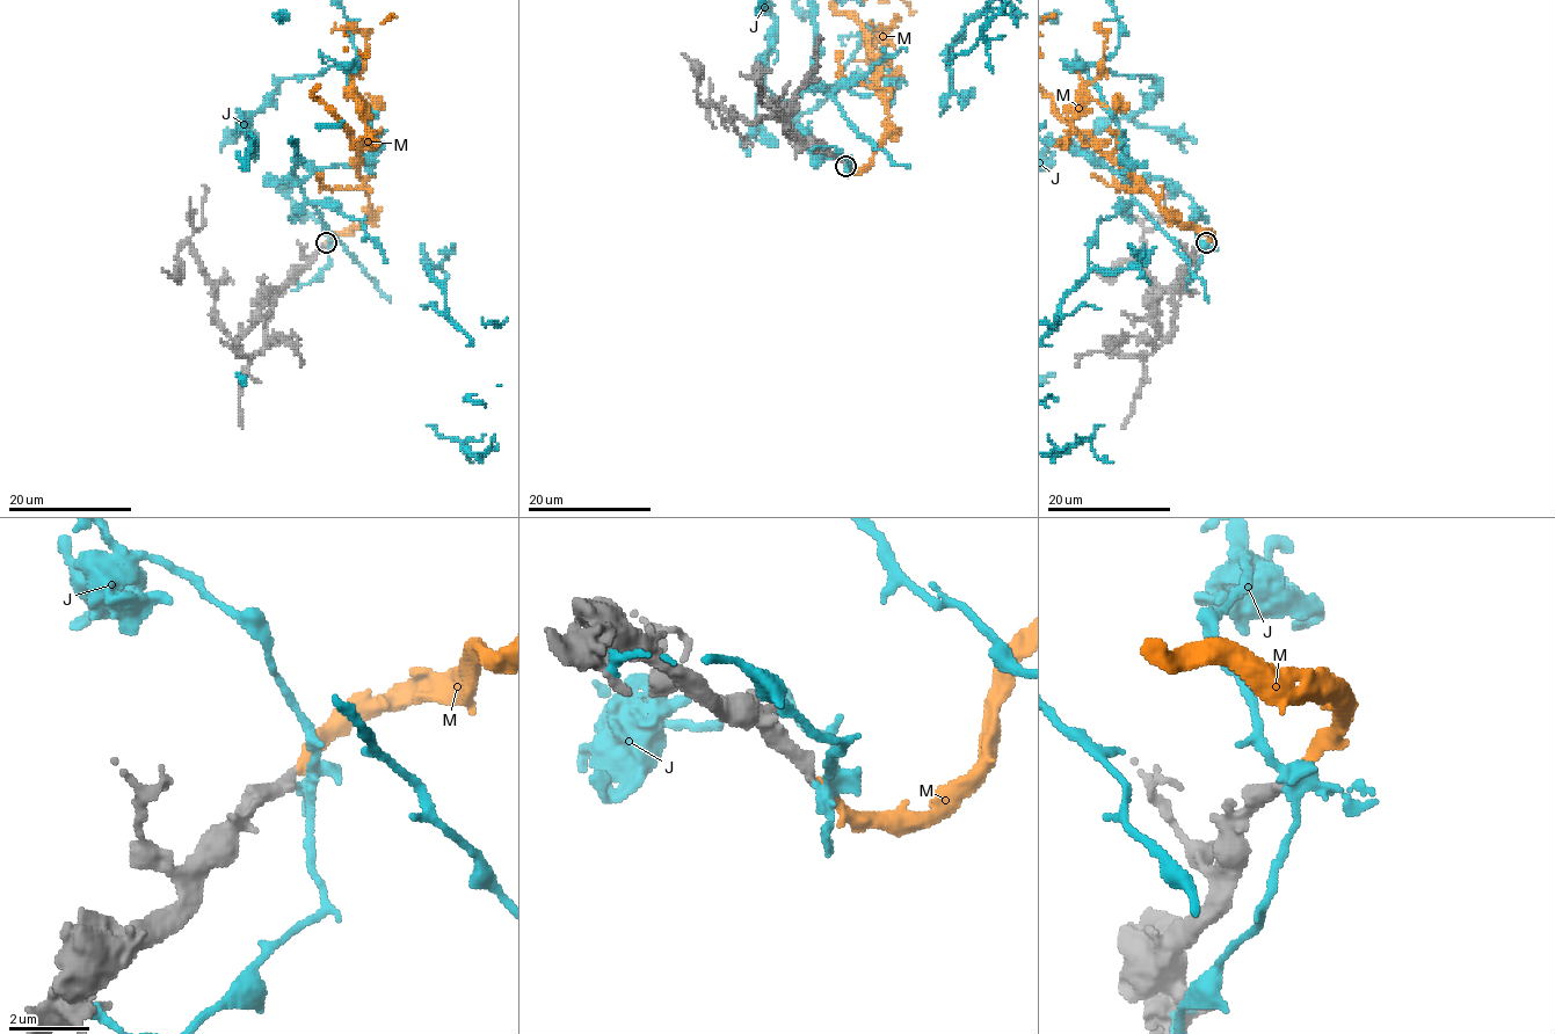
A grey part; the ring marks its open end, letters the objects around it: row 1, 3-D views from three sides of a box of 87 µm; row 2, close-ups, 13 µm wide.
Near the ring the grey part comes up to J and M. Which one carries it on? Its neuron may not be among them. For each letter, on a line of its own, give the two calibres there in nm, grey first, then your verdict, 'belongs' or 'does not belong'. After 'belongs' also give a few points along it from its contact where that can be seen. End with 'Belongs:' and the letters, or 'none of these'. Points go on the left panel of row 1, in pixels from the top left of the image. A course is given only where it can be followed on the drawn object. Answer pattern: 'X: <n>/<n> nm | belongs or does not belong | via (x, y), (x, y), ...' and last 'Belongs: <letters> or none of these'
J: 400/260 nm | does not belong
M: 340/300 nm | belongs
Belongs: M

